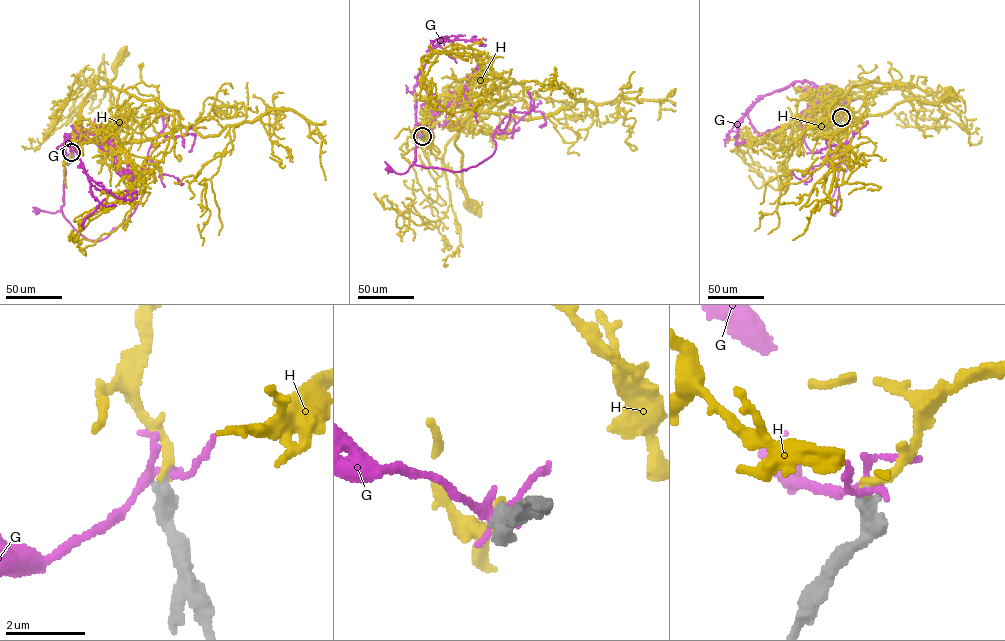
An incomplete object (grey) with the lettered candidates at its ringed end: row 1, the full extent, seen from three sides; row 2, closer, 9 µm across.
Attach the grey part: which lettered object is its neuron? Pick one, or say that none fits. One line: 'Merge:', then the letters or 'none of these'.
Merge: H

